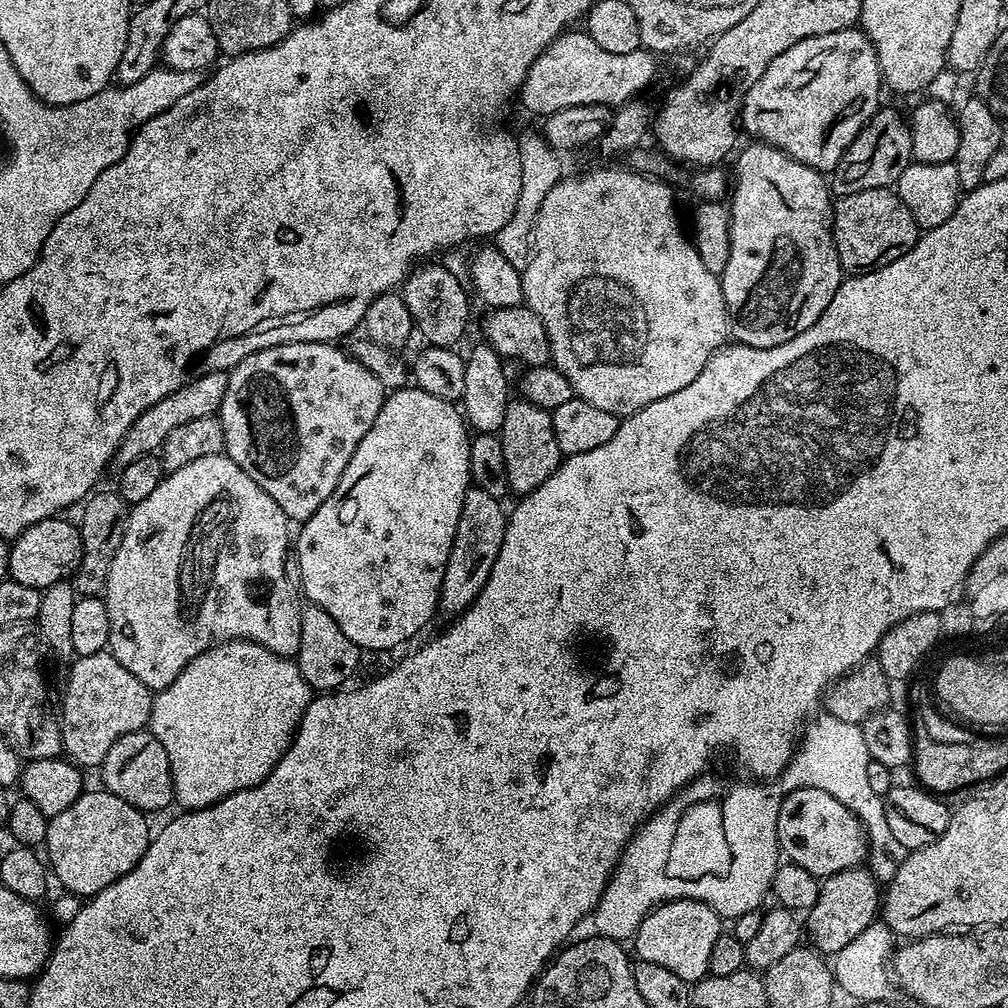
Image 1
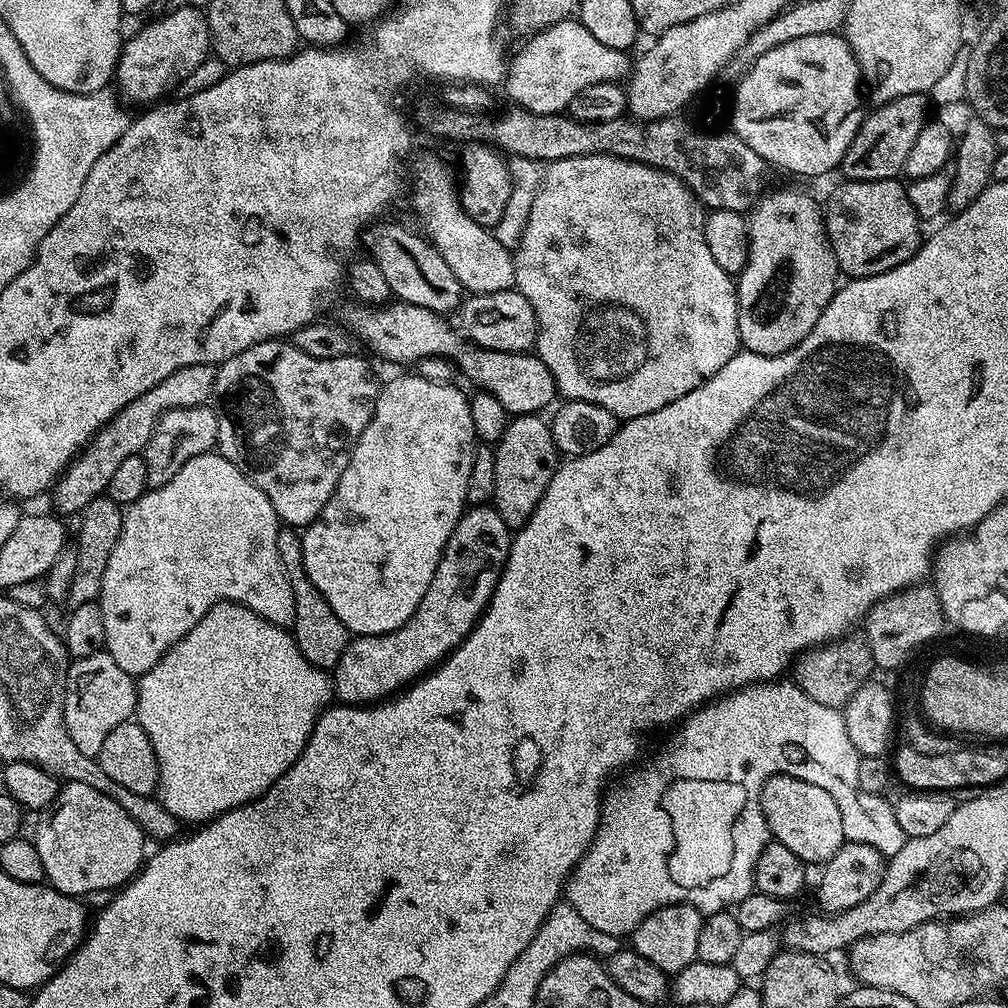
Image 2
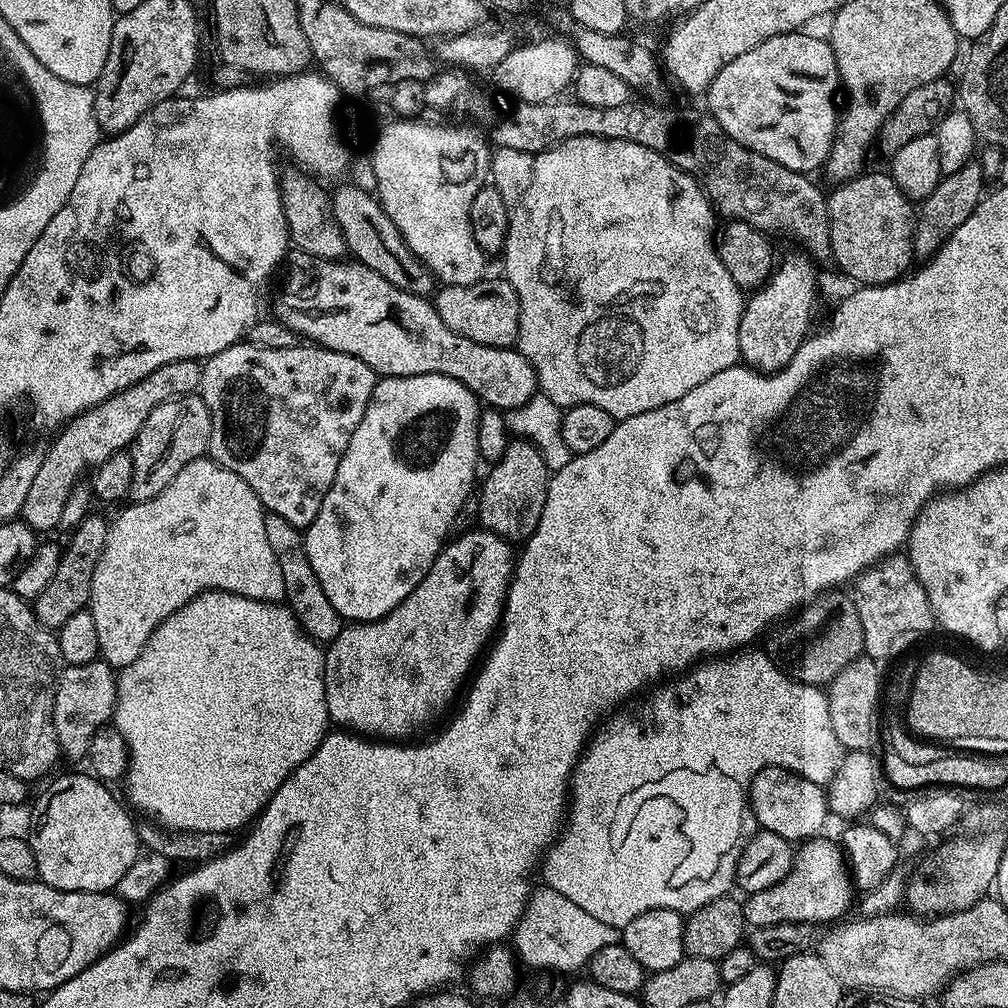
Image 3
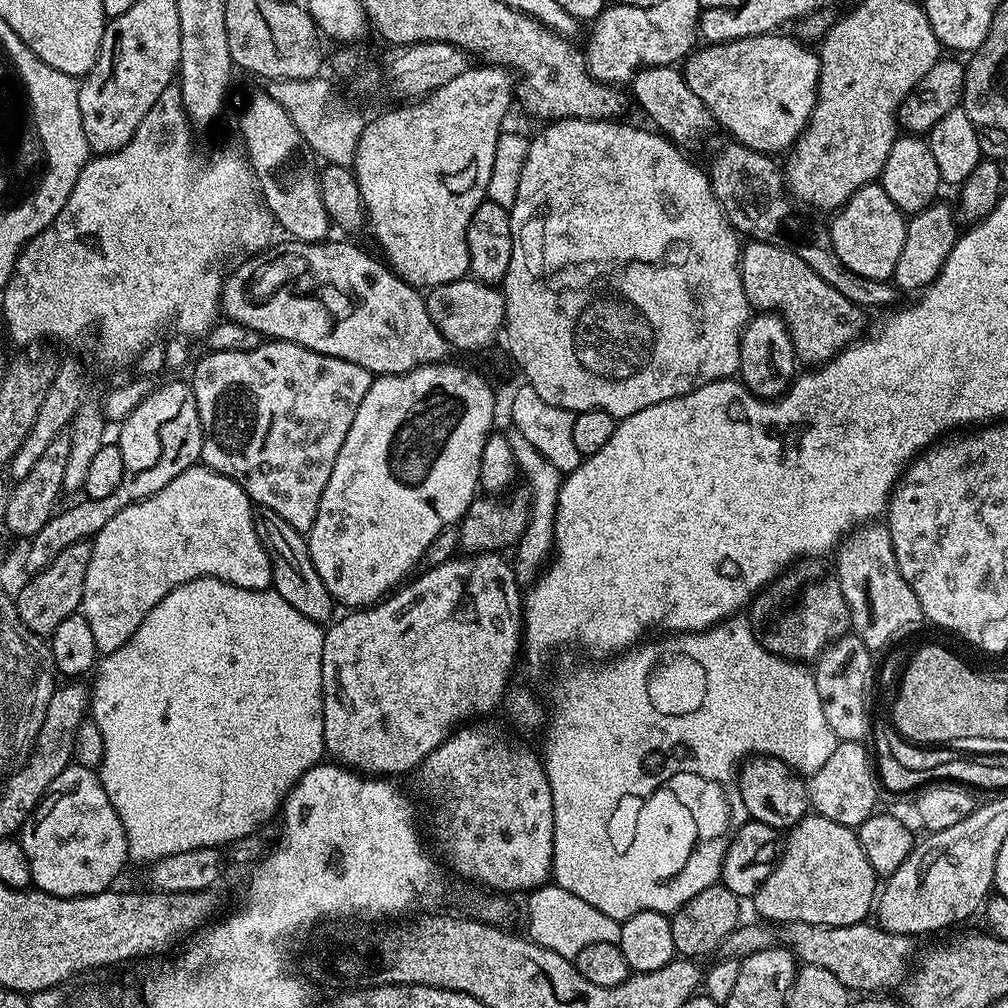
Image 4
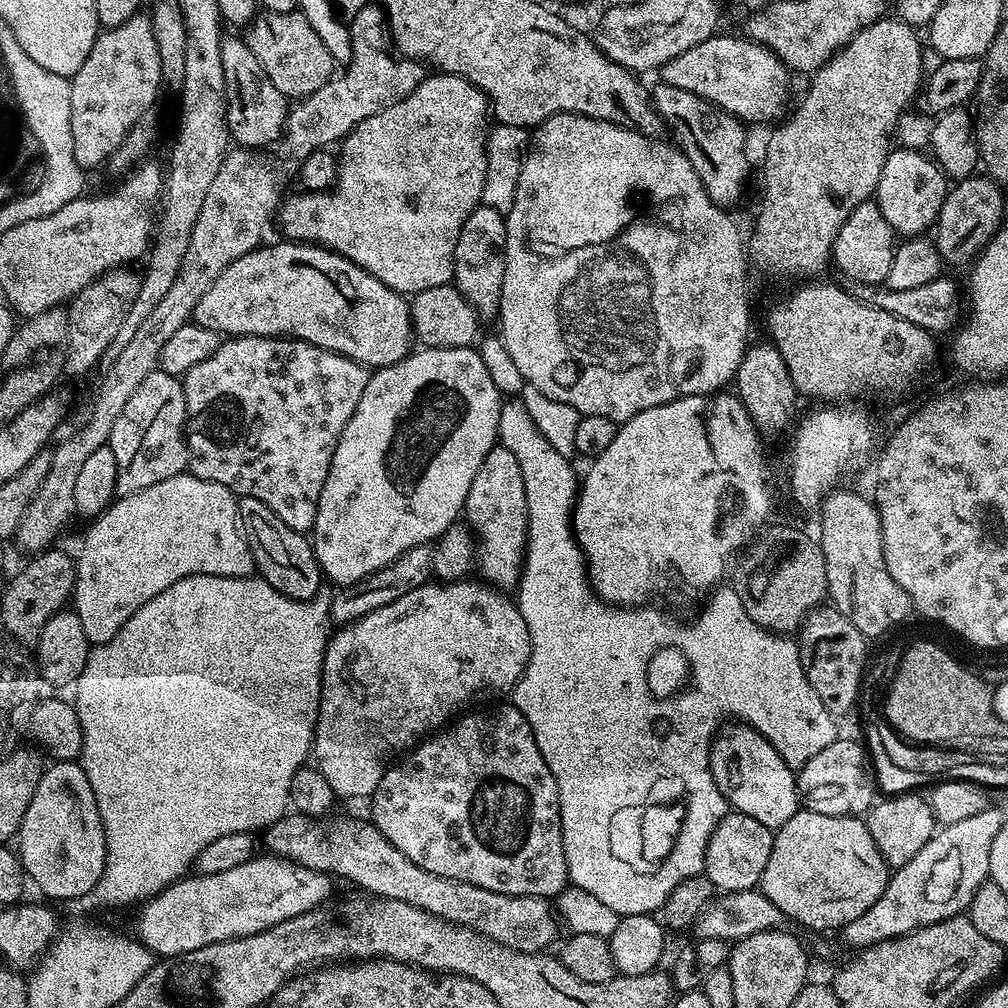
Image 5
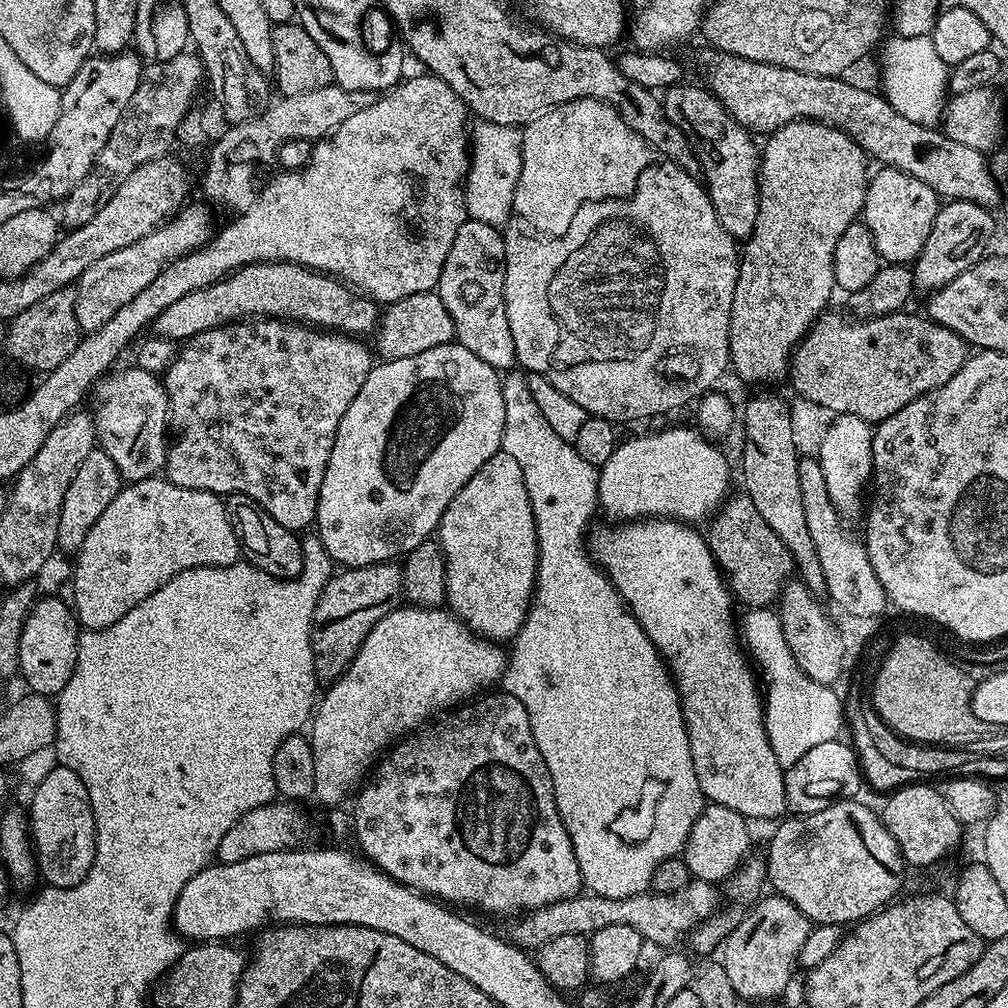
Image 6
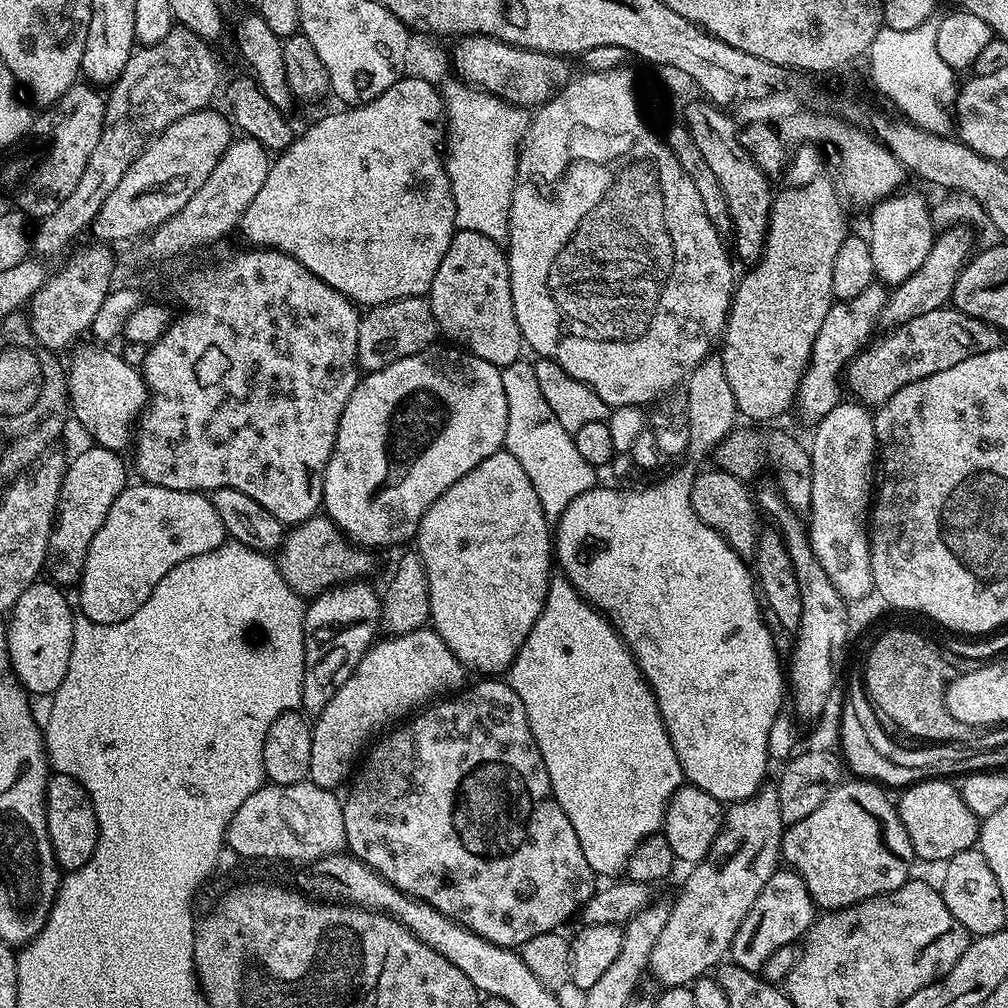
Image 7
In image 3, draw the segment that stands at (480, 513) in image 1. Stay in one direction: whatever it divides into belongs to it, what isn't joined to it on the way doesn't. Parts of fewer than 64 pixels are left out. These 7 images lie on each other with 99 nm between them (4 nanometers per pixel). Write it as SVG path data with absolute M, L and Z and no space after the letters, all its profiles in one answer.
M473 530L452 539L440 549L426 578L390 614L380 620L349 623L327 645L324 685L328 719L333 725L380 742L404 742L407 736L426 731L451 706L460 683L473 671L472 663L481 659L501 623L514 571L513 545L498 534Z

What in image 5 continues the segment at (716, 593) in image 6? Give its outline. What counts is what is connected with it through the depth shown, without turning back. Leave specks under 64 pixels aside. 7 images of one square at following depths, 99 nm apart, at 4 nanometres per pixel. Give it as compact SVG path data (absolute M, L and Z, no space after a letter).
M729 723L713 739L710 750L710 774L718 790L735 811L750 818L758 818L758 822L762 822L762 826L767 828L781 828L783 824L790 822L790 818L794 818L794 814L801 807L797 792L797 773L785 762L782 754L778 754L778 750L774 750L774 746L770 746L770 742L766 742L766 738L762 738L762 734L758 734L758 730L754 730L749 724Z

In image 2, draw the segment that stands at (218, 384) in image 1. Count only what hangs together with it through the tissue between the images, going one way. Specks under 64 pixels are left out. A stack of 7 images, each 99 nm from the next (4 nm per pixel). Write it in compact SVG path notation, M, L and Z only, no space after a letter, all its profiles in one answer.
M199 364L198 366L182 366L170 374L170 378L162 378L146 394L134 398L115 418L109 420L72 463L56 477L56 483L50 489L52 504L55 511L83 512L85 506L92 500L105 495L110 484L110 477L118 470L118 465L125 458L139 456L143 453L156 429L156 423L170 410L183 408L198 408L207 405L212 399L214 382L216 381L215 364Z

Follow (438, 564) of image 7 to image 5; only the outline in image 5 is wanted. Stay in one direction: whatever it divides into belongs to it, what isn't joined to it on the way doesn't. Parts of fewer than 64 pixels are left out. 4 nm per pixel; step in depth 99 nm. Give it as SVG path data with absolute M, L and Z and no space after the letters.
M497 446L486 454L486 462L478 466L478 474L474 474L474 482L470 482L470 494L466 494L462 516L474 533L474 564L478 572L480 568L479 579L497 590L515 589L520 583L520 571L524 568L528 515L522 466L518 466L518 458L514 458L510 450Z

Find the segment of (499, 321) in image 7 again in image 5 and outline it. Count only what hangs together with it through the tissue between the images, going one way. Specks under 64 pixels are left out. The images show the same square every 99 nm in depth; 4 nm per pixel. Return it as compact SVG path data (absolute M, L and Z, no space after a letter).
M475 208L458 234L458 246L454 246L454 286L466 298L477 316L495 317L500 311L502 278L506 270L506 216L505 213L485 208Z

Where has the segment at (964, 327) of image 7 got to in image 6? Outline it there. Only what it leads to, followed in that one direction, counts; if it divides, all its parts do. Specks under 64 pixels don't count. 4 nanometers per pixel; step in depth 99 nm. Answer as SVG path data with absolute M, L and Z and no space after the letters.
M901 310L885 316L844 320L842 313L832 311L825 311L824 315L812 323L792 354L792 392L797 397L826 406L836 414L857 415L871 426L890 418L890 414L898 414L898 410L914 402L914 398L950 382L950 378L954 378L954 374L970 355L970 345L967 341L954 330L929 320L924 314L911 316L908 310Z

